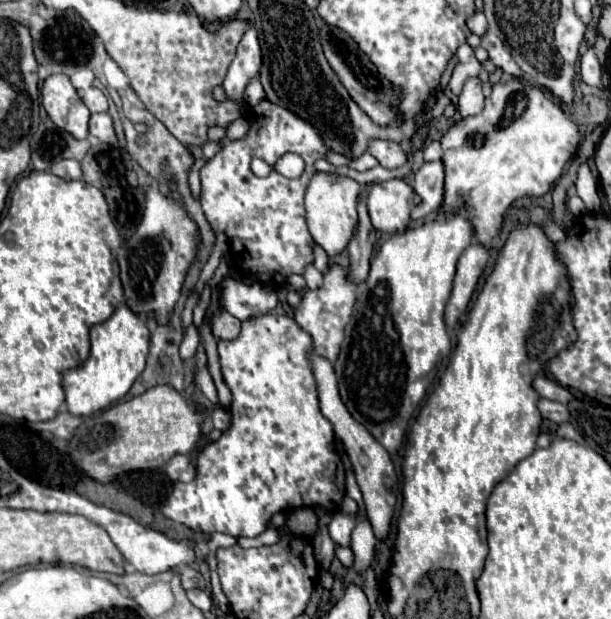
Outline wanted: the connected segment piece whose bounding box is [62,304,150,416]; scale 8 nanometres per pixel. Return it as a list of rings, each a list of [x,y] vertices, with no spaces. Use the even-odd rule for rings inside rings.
[[[120,304],[106,322],[92,326],[88,360],[78,368],[64,370],[62,374],[62,388],[68,412],[74,416],[92,416],[94,412],[104,410],[114,402],[122,400],[144,370],[148,346],[150,332],[146,324],[124,304]]]

